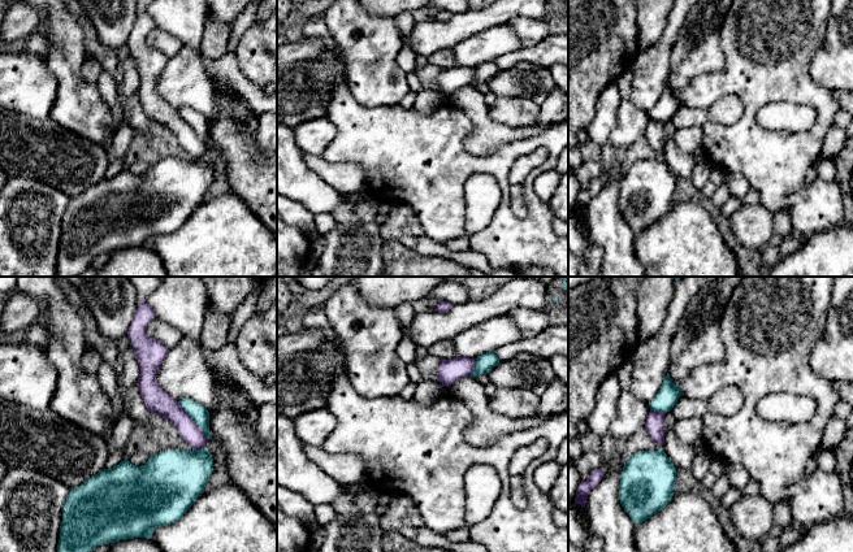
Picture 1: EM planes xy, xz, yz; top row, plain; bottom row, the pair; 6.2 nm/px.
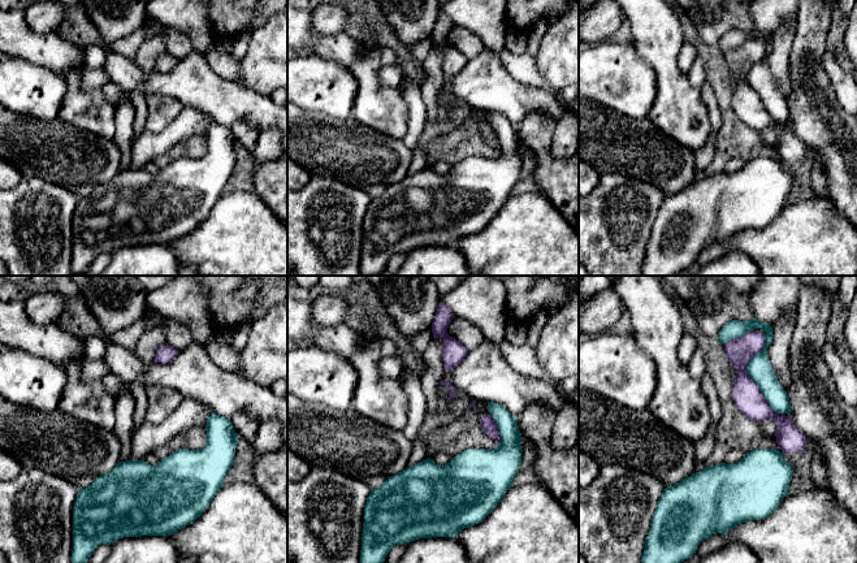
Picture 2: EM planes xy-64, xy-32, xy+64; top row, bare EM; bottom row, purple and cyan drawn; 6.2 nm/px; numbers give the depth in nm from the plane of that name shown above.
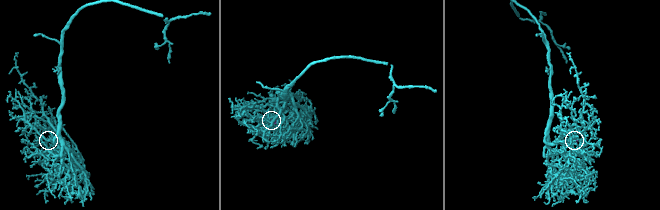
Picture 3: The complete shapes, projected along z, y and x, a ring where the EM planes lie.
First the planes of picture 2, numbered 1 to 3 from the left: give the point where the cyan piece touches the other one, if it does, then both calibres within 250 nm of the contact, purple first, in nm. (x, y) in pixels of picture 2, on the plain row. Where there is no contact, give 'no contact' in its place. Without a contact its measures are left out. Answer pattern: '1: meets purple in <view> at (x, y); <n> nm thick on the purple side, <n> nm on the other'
1: no contact
2: meets purple in xy-32 at (498, 138); 100 nm thick on the purple side, 260 nm on the other
3: meets purple in xy+64 at (748, 85); 180 nm thick on the purple side, 160 nm on the other

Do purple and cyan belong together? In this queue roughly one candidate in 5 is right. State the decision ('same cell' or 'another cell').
another cell

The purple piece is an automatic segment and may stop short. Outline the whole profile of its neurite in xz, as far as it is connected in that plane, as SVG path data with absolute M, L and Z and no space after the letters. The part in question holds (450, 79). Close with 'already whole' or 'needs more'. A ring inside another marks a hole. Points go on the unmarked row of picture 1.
M454 66L451 69L442 69L438 78L438 91L443 95L450 96L454 91L471 86L475 78L476 68L469 66Z | already whole

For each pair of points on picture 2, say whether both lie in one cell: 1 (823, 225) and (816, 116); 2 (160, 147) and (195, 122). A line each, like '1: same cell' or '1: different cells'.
1: different cells
2: same cell

